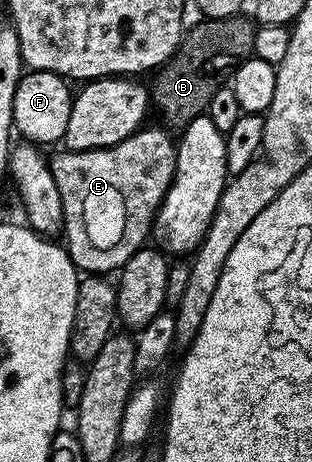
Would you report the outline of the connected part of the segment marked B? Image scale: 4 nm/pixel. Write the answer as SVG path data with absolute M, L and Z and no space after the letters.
M244 16L204 18L181 37L176 51L155 71L156 79L150 82L150 102L160 113L159 121L165 127L183 128L201 117L207 111L210 100L214 100L214 92L231 79L232 71L247 58L253 57L256 26L249 22Z

